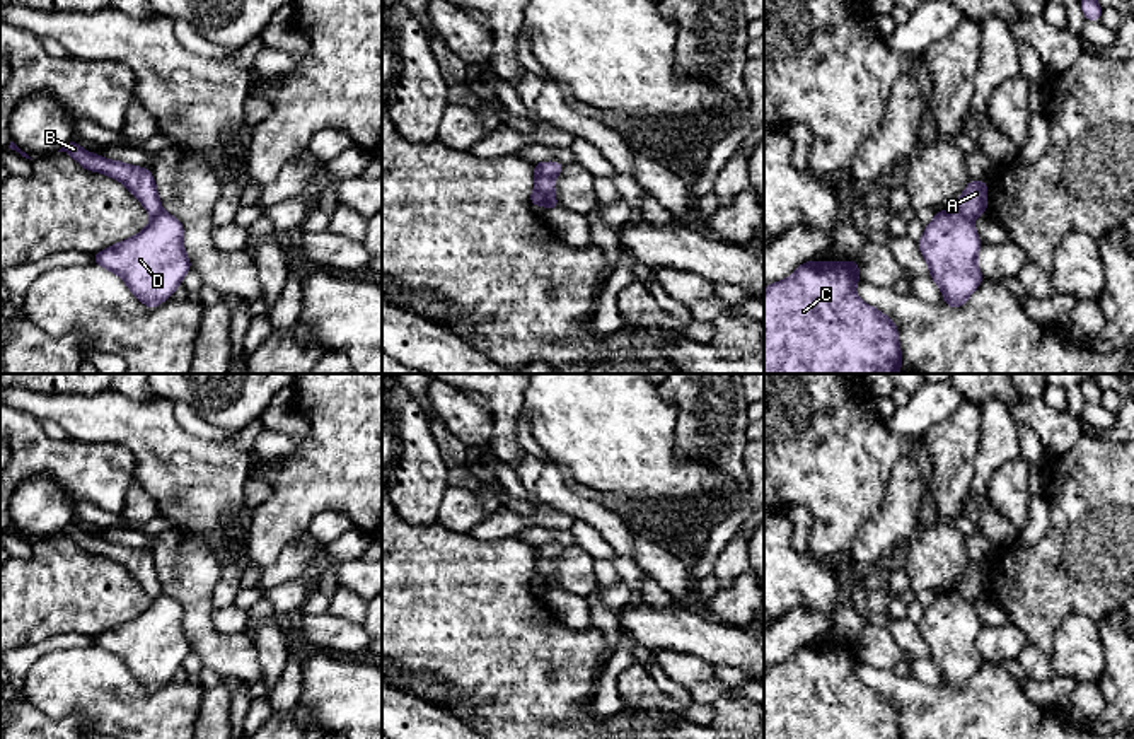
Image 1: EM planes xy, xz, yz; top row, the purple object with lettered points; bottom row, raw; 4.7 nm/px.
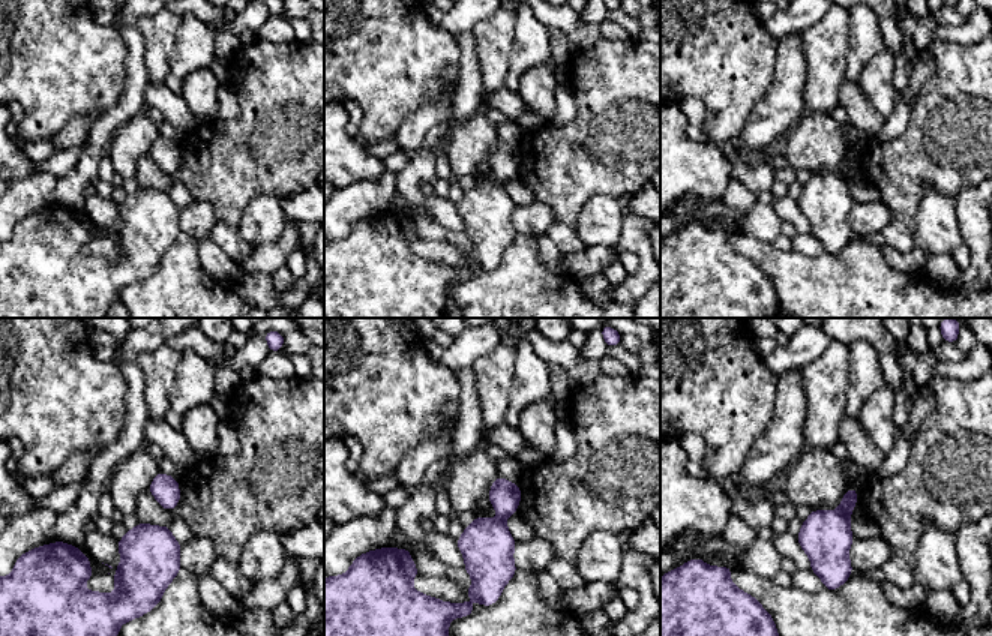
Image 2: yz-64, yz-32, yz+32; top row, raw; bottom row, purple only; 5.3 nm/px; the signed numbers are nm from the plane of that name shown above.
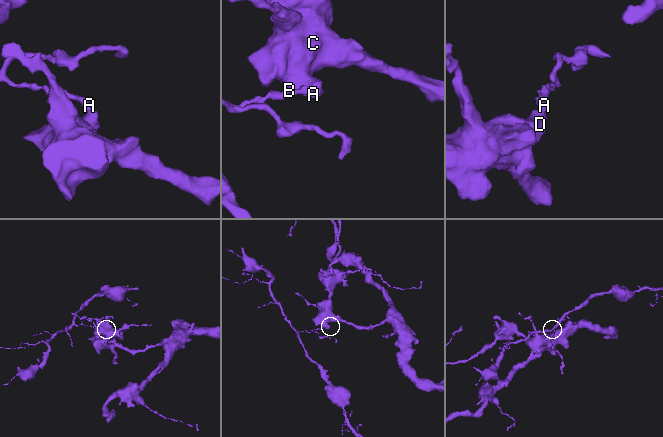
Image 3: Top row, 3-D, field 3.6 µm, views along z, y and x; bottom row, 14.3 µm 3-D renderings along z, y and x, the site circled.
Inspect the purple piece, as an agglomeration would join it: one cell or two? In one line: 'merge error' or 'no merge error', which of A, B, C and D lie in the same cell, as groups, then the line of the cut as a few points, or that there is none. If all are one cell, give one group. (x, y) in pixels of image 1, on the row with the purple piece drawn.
merge error; A B / C D; cut in yz along (954, 207), (972, 221)

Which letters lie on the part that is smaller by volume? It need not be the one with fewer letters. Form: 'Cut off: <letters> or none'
Cut off: A, B

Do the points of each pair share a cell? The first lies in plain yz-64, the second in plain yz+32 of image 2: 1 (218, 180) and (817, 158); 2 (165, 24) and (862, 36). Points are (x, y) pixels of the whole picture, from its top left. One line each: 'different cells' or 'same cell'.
1: different cells
2: different cells

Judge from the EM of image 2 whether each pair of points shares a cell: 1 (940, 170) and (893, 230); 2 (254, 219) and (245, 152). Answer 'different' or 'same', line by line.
1: different
2: different

